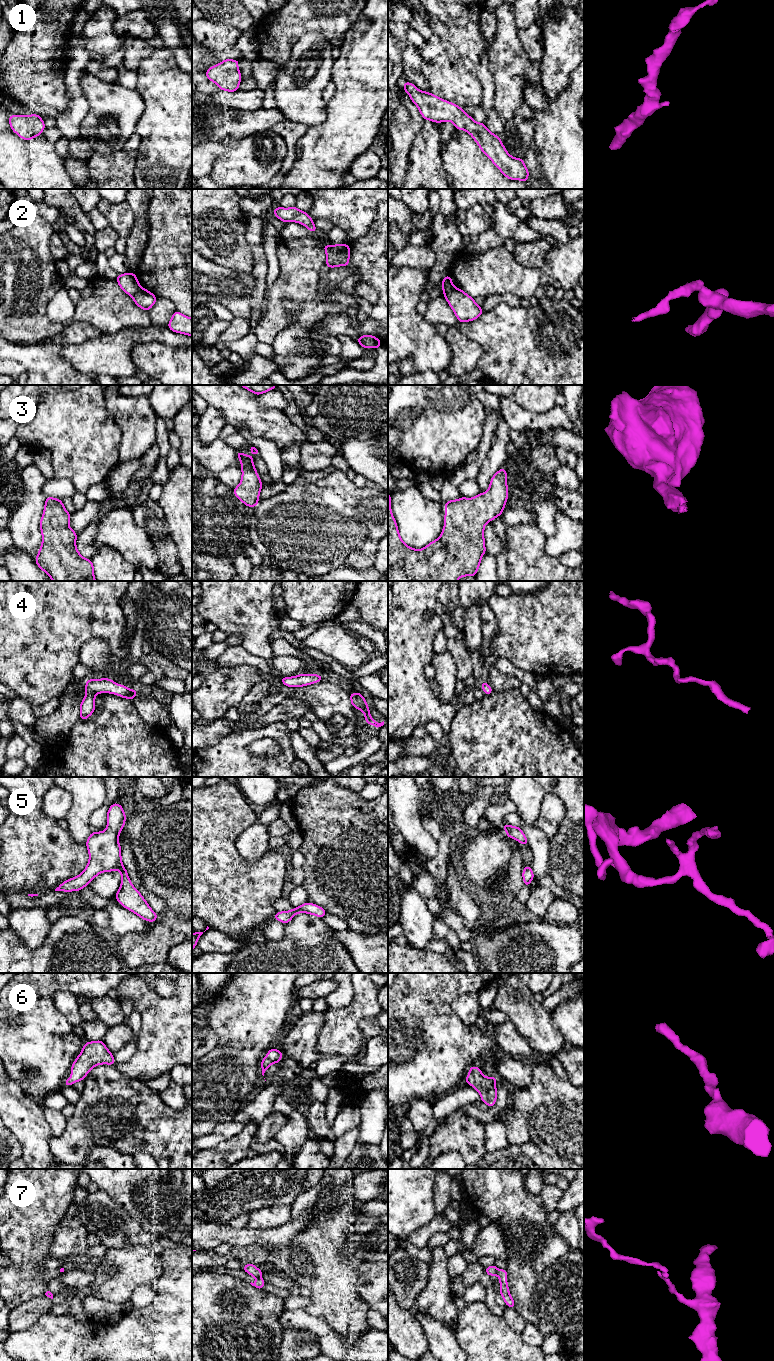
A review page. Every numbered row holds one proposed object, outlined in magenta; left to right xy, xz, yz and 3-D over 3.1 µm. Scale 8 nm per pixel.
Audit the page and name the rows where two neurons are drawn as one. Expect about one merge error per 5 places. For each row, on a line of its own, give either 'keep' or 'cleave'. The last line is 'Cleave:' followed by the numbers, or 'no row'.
1: keep
2: cleave
3: keep
4: keep
5: keep
6: keep
7: cleave
Cleave: 2, 7

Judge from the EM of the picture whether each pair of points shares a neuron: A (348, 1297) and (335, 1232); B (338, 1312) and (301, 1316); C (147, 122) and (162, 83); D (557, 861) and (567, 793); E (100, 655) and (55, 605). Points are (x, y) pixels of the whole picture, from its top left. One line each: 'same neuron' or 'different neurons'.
A: same neuron
B: different neurons
C: same neuron
D: same neuron
E: different neurons

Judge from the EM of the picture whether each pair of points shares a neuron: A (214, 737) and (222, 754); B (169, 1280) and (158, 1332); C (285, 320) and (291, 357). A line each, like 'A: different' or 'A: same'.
A: different
B: same
C: different

